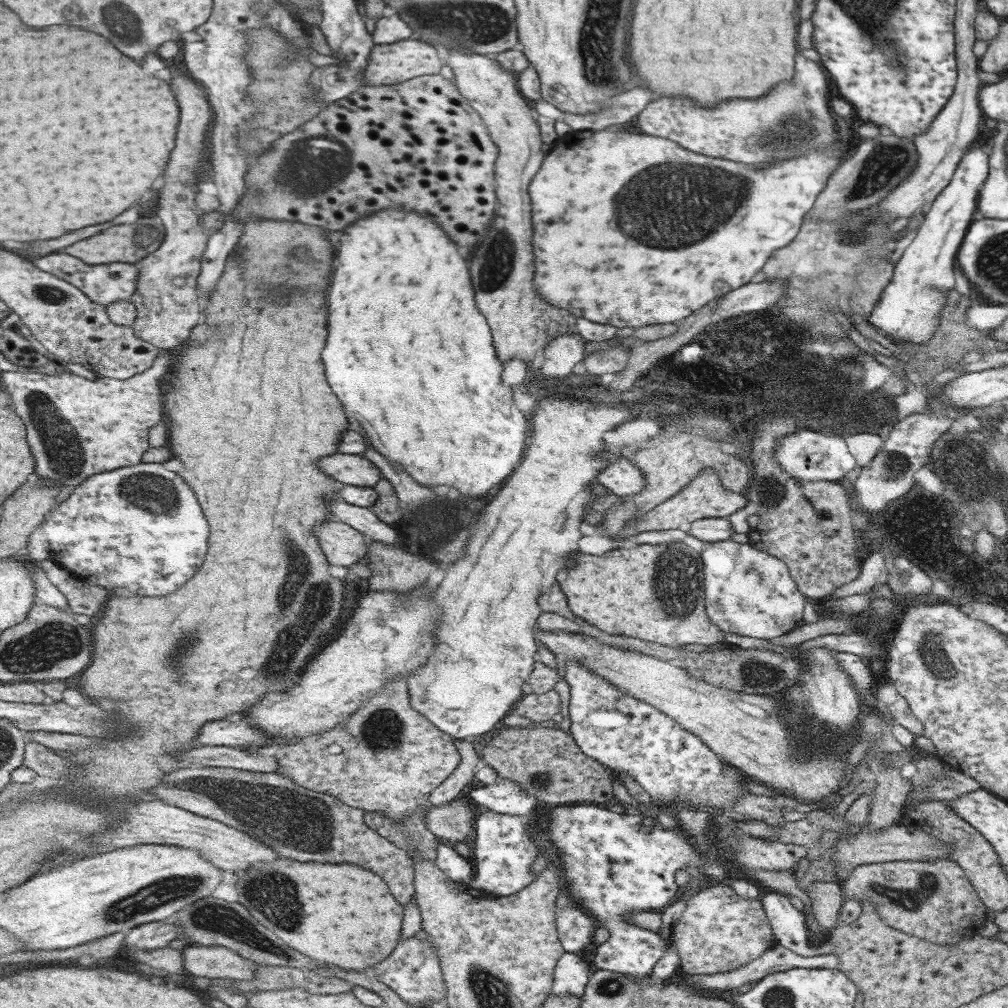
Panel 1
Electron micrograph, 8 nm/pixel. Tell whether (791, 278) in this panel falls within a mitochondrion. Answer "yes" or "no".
no

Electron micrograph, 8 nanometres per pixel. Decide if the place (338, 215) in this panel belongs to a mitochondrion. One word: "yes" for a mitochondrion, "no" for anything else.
no

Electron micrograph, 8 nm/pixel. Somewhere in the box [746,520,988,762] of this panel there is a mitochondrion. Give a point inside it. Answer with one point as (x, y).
(936, 654)

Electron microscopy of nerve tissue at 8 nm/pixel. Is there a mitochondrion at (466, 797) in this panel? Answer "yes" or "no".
no

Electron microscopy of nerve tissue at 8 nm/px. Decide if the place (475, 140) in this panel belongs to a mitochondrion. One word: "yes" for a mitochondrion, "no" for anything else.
no

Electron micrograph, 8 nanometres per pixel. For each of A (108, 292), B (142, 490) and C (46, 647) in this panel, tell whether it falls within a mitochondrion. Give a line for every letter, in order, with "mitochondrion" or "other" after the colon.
A: other
B: mitochondrion
C: mitochondrion

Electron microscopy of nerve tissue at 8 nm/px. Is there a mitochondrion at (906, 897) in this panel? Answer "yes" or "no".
yes

